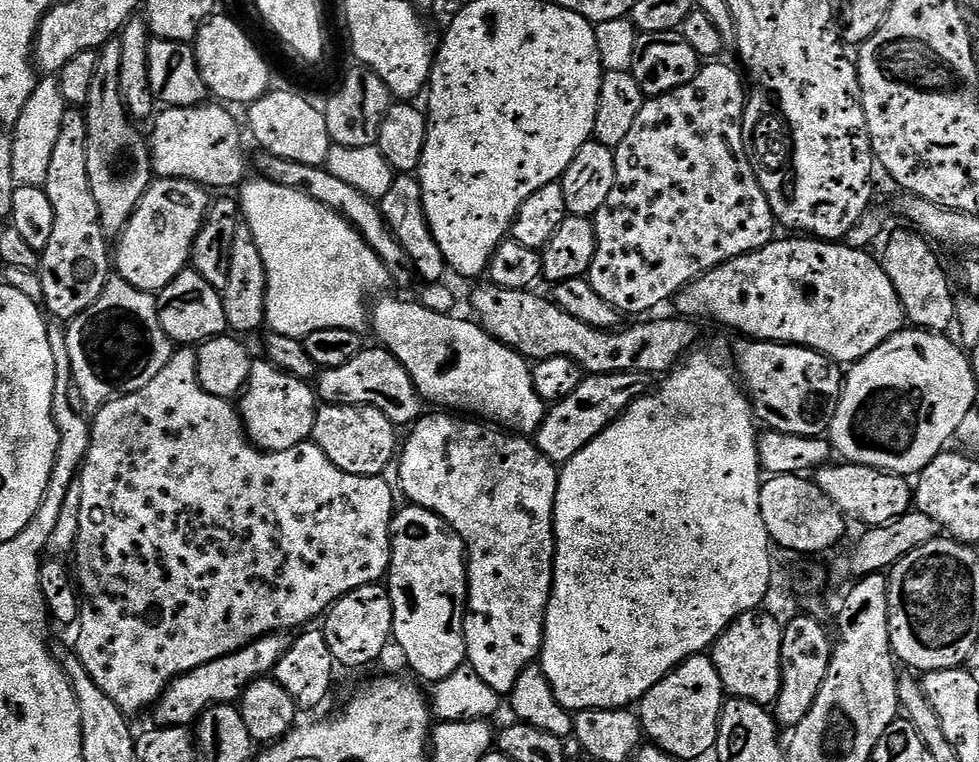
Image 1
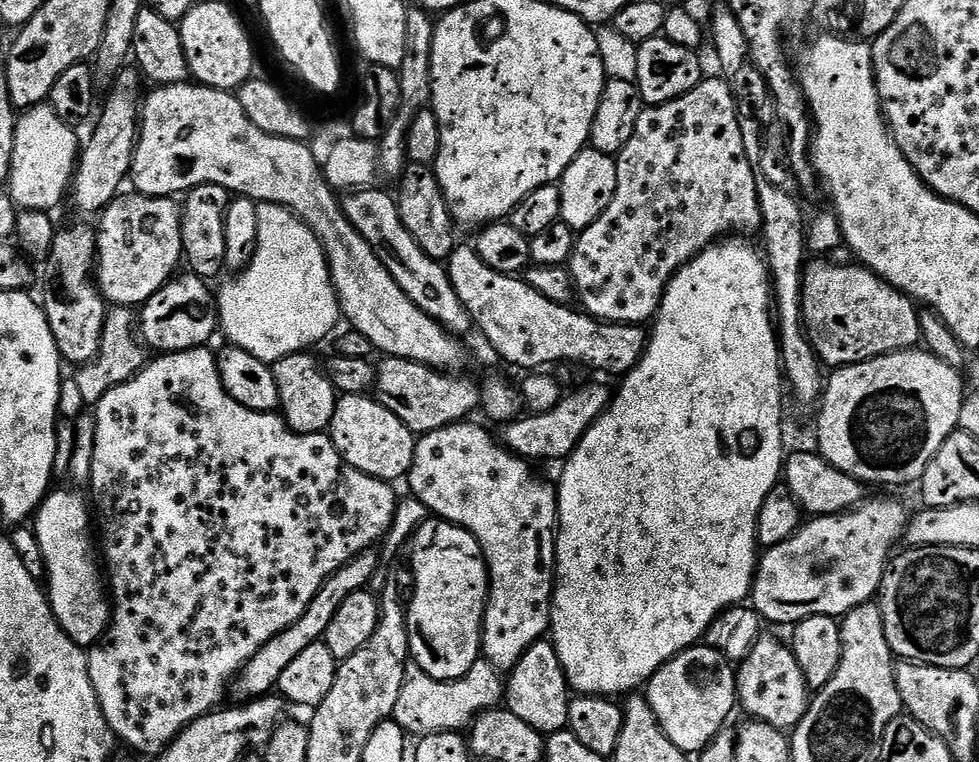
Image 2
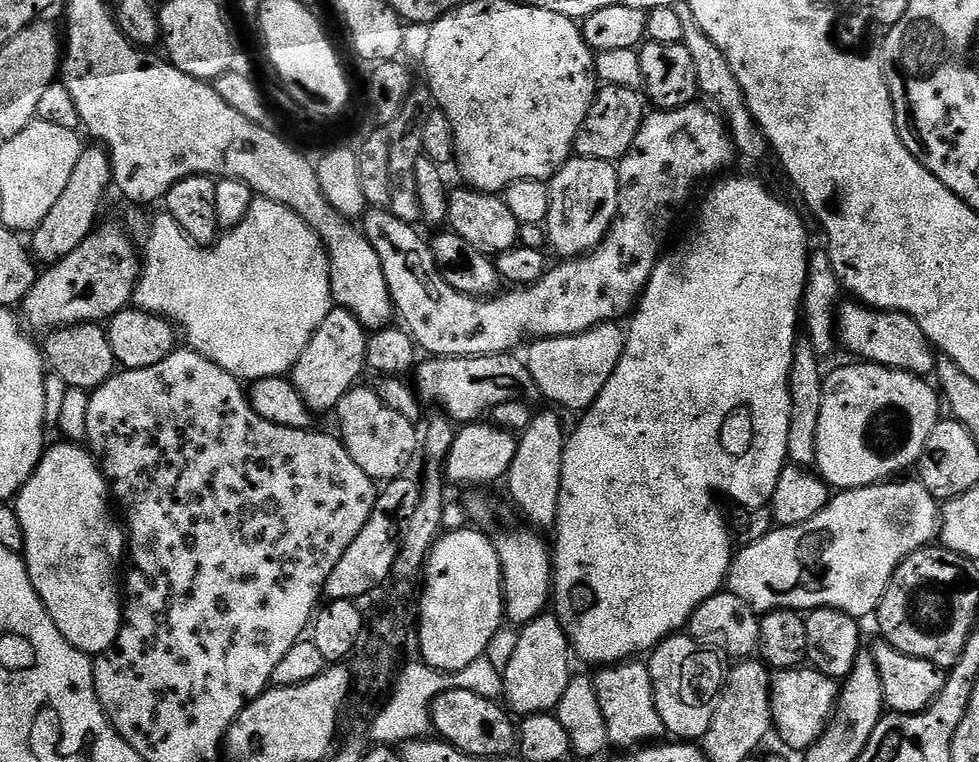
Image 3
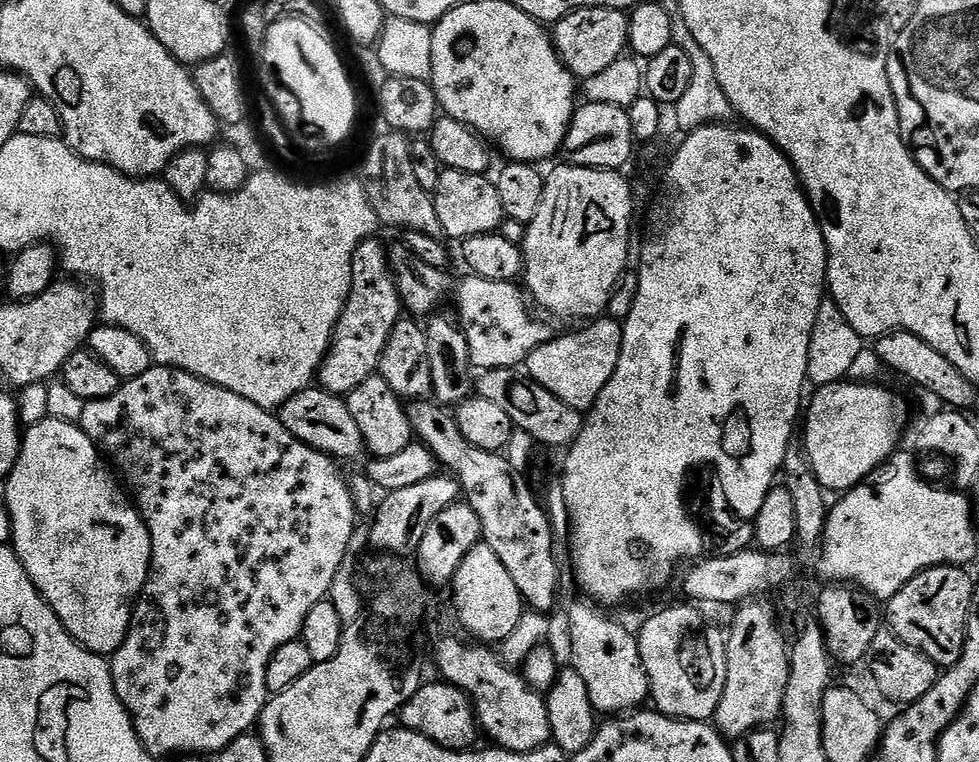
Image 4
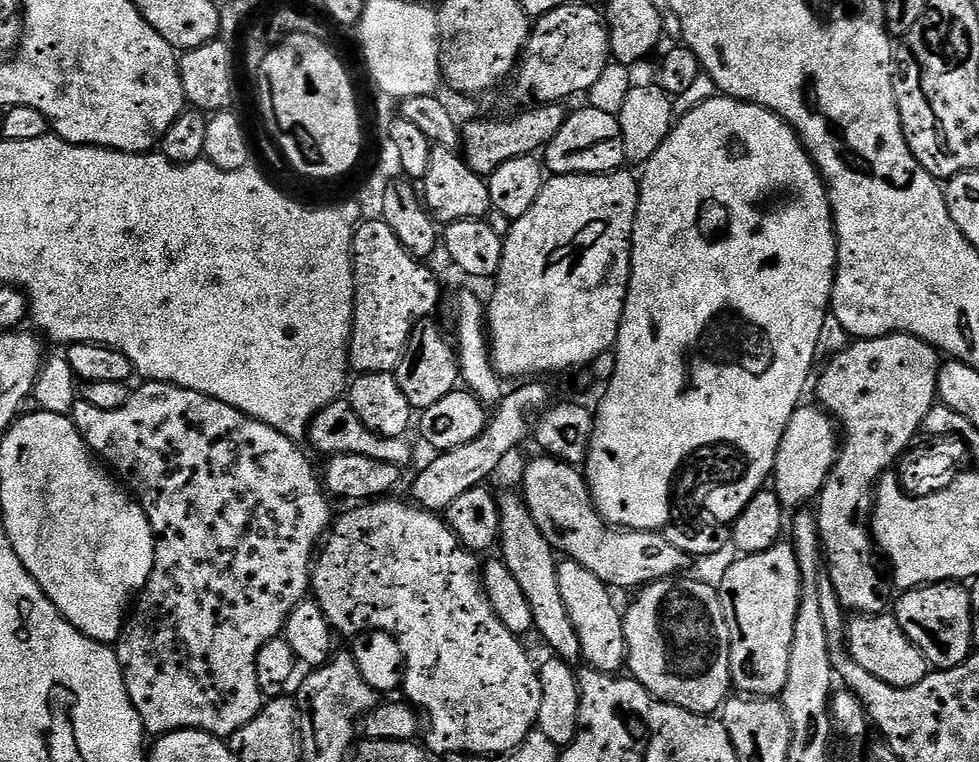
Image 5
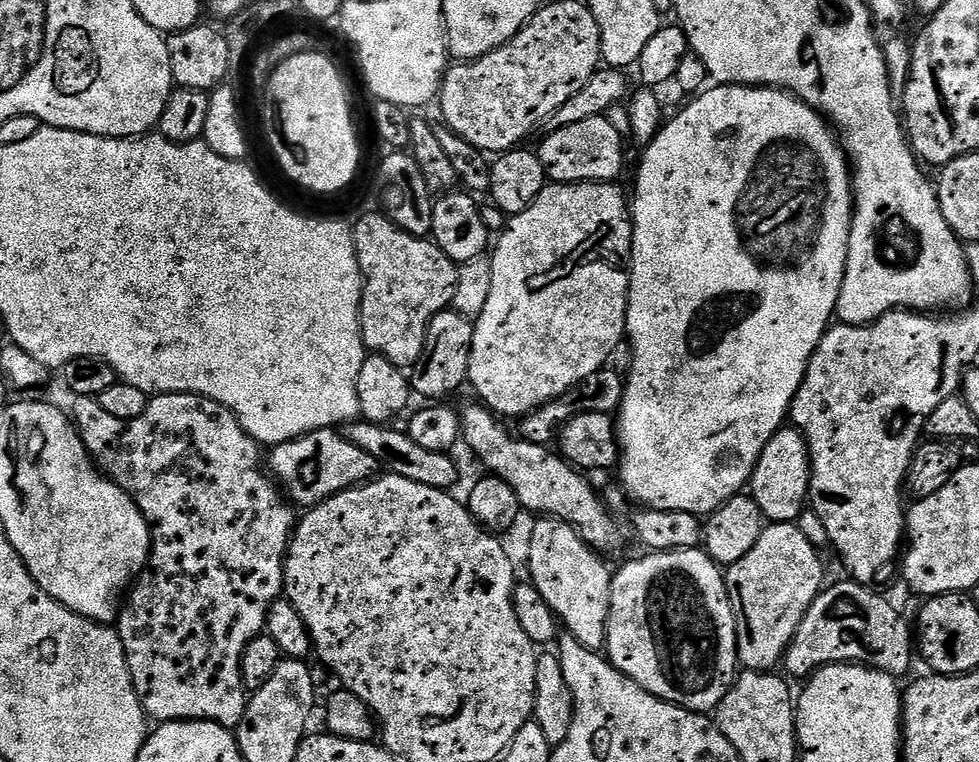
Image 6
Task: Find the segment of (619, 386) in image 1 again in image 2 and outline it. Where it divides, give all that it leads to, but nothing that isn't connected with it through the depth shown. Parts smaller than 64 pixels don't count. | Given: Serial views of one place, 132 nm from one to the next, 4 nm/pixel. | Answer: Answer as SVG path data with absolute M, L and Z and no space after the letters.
M584 384L572 393L561 395L558 406L554 410L533 412L521 415L515 420L503 425L502 443L508 451L520 456L526 461L557 460L563 461L578 446L578 442L586 434L586 430L593 422L608 409L613 393L608 392L604 384Z

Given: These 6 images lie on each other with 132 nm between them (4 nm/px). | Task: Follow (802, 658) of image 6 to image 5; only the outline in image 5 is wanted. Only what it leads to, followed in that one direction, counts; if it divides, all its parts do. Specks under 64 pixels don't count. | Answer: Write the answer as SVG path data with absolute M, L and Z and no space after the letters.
M895 615L856 616L846 624L848 630L848 652L858 666L870 670L874 678L895 688L913 688L926 678L930 671L928 660L906 638L902 626L898 626Z

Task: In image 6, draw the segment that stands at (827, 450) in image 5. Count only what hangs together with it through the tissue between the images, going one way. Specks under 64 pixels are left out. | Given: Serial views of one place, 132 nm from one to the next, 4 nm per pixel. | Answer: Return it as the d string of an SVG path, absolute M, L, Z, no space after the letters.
M785 426L779 428L766 442L766 450L756 460L756 469L752 472L750 481L750 495L752 501L760 508L765 521L778 524L791 524L802 515L808 504L808 479L812 476L812 461L808 454L808 443L804 441L804 435L797 432L795 427Z

